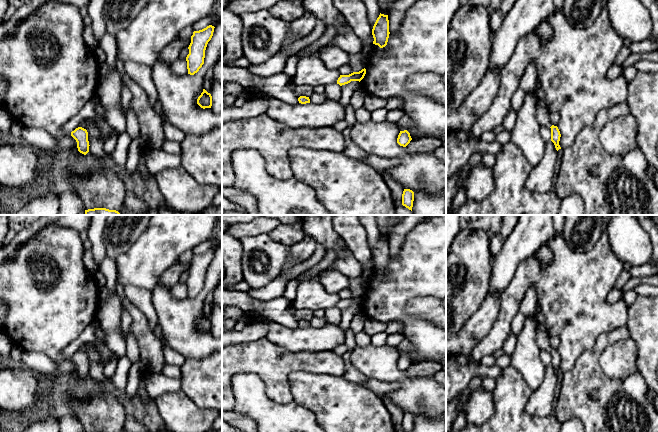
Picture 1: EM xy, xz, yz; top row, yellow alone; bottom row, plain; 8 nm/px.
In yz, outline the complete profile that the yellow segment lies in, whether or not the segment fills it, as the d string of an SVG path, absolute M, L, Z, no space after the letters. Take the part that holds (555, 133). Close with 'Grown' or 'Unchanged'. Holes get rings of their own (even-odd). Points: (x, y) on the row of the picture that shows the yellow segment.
M552 125L550 128L551 128L551 141L554 143L555 148L558 151L559 149L561 149L559 145L559 141L561 137L560 131L558 127L554 125Z. Unchanged

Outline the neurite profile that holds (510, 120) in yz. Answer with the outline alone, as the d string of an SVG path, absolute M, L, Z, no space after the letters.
M511 109L507 116L505 117L502 125L505 126L506 128L513 128L516 124L516 119L517 119L517 112L513 109Z

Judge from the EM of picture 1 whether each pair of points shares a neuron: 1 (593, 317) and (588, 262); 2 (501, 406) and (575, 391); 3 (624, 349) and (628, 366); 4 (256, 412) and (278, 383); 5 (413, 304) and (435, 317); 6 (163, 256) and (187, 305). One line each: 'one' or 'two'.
1: one
2: two
3: one
4: two
5: one
6: two

